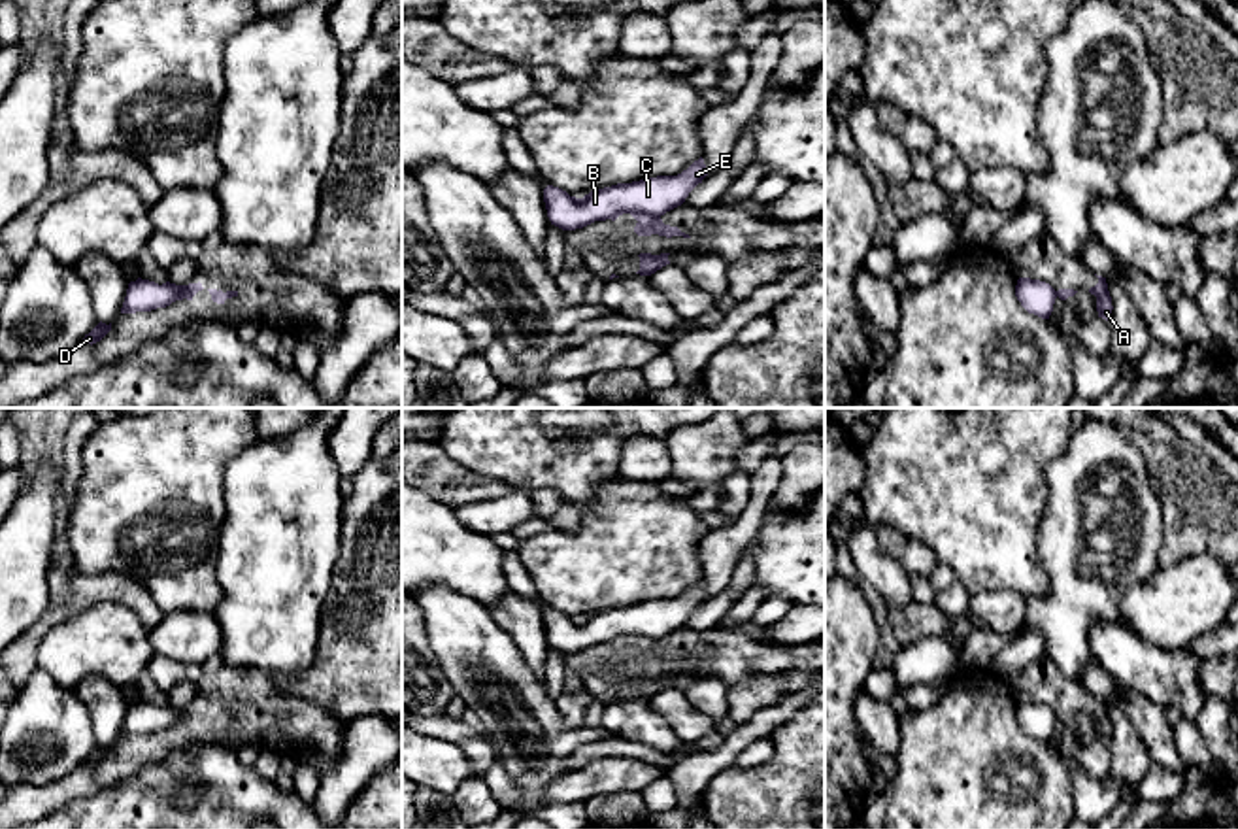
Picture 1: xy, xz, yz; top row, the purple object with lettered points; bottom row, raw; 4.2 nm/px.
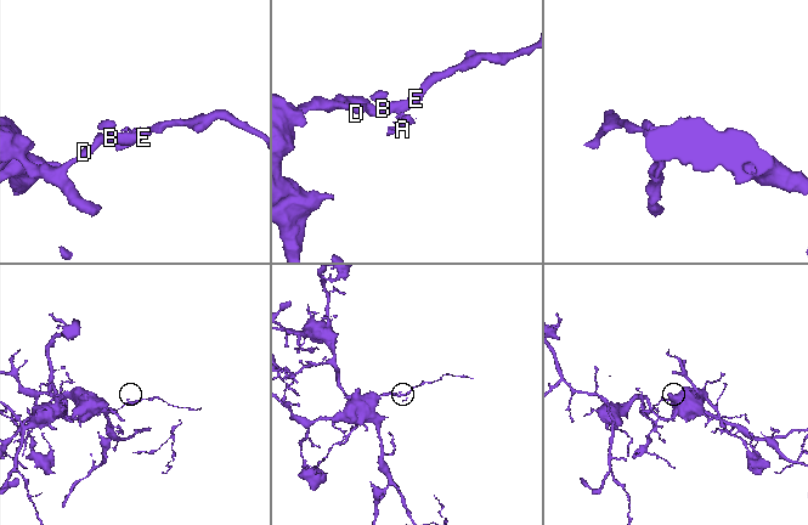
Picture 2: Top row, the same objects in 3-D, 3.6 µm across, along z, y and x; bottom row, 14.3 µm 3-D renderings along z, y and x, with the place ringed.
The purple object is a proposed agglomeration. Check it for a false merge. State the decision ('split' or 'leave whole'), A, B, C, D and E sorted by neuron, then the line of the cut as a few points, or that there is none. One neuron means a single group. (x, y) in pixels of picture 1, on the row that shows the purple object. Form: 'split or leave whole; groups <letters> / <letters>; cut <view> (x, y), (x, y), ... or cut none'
split; groups A / B C D E; cut xz (659, 216), (638, 221)

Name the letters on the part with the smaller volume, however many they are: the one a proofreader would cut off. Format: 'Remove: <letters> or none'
Remove: A

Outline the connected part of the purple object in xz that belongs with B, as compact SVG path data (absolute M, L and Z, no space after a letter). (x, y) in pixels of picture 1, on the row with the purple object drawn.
M700 157L678 176L617 183L594 189L583 198L570 196L566 191L547 185L544 189L544 202L551 225L562 230L583 228L594 221L615 221L623 213L630 213L636 221L642 221L661 217L681 206L706 176L706 164Z

